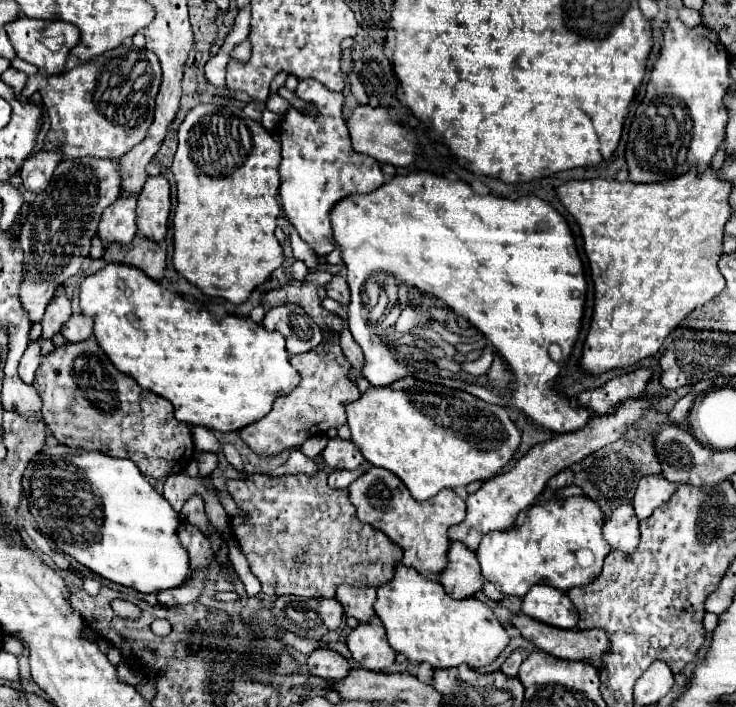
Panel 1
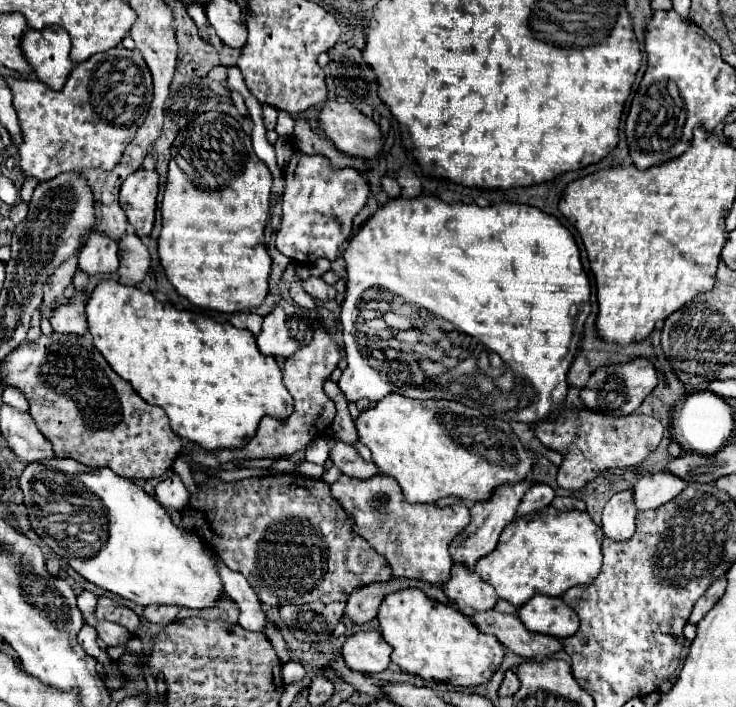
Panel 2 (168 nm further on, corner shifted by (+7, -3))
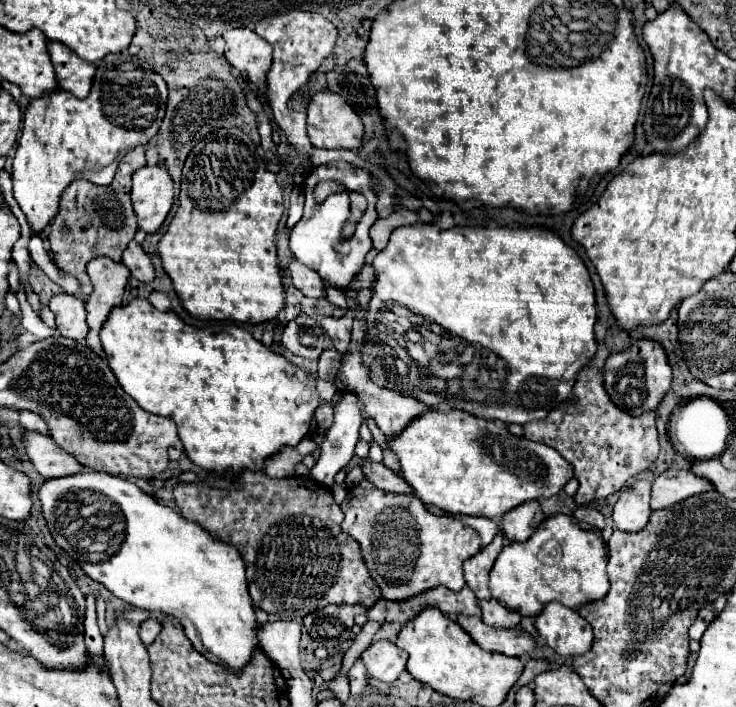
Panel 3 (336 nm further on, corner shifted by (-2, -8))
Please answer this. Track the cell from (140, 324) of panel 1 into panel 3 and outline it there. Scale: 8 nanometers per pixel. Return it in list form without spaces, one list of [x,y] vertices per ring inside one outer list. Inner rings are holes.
[[[134,299],[132,303],[128,305],[120,305],[120,307],[114,307],[108,315],[108,319],[104,321],[104,327],[100,329],[100,341],[102,341],[102,347],[104,347],[104,353],[108,357],[108,363],[110,363],[110,369],[114,371],[116,379],[120,381],[120,385],[124,387],[124,391],[148,413],[156,413],[156,415],[162,415],[162,417],[172,417],[174,423],[178,425],[178,435],[180,435],[180,441],[184,445],[184,451],[186,455],[202,469],[208,469],[216,475],[222,475],[226,469],[232,469],[234,473],[240,473],[244,469],[250,469],[252,463],[254,463],[254,469],[262,469],[262,461],[276,453],[282,445],[296,445],[300,443],[300,439],[310,431],[312,427],[312,419],[314,419],[314,411],[318,407],[320,401],[330,401],[332,395],[336,393],[336,387],[334,383],[330,381],[324,381],[324,379],[314,379],[312,375],[308,375],[306,371],[302,371],[300,367],[292,365],[286,357],[278,355],[278,353],[272,353],[272,349],[264,347],[258,339],[254,339],[248,331],[244,329],[238,329],[236,337],[230,335],[230,333],[214,333],[212,329],[196,329],[188,323],[184,323],[178,315],[174,315],[174,311],[158,311],[152,307],[152,303],[148,299]]]

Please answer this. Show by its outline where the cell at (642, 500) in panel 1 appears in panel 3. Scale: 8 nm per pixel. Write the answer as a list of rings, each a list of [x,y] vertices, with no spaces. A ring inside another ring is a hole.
[[[668,469],[660,477],[656,477],[652,483],[650,507],[652,507],[652,511],[672,507],[674,503],[680,503],[692,495],[698,495],[698,493],[704,493],[710,489],[714,489],[712,483],[704,477],[694,475],[692,471]]]

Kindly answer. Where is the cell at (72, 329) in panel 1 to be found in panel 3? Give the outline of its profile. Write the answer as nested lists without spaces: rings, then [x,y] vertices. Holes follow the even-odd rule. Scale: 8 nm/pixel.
[[[58,293],[50,299],[48,307],[56,315],[58,333],[64,337],[72,337],[76,341],[86,339],[88,335],[88,323],[86,323],[86,309],[84,301],[76,295]]]

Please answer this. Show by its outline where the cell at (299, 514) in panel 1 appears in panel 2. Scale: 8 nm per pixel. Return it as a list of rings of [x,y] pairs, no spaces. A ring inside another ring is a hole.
[[[269,474],[229,484],[207,480],[199,484],[199,492],[191,494],[189,504],[181,510],[181,518],[187,530],[195,532],[229,570],[241,572],[259,600],[273,608],[285,604],[301,606],[317,600],[323,604],[347,602],[353,590],[391,580],[391,568],[383,562],[383,556],[375,554],[365,538],[353,534],[351,520],[343,514],[339,502],[331,498],[329,484],[303,474]]]

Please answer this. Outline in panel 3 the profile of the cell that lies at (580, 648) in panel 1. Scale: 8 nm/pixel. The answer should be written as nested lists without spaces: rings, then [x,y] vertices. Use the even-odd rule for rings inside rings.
[[[460,615],[456,621],[486,651],[518,657],[538,649],[536,639],[530,633],[520,631],[518,627],[512,627],[510,631],[492,631],[492,627],[482,623],[480,617],[464,617],[464,615]]]

